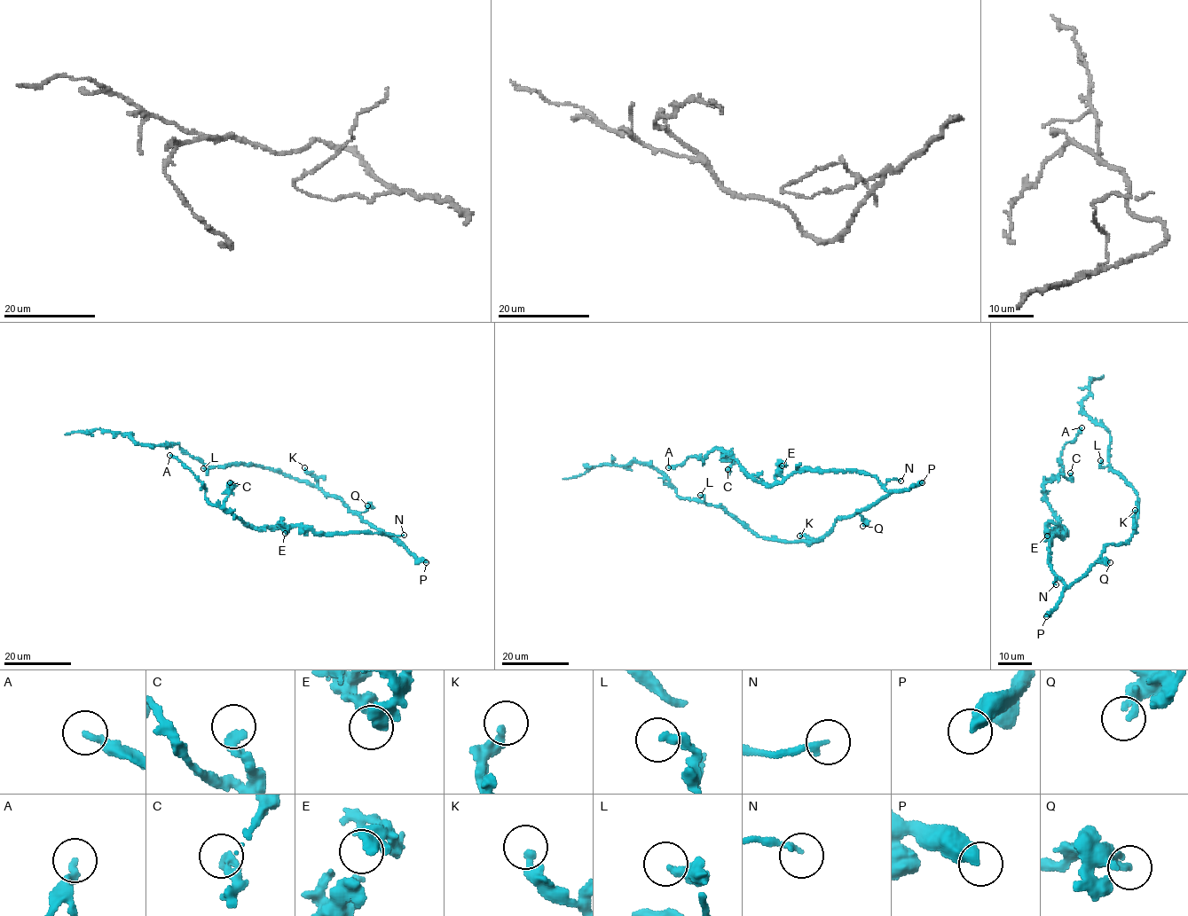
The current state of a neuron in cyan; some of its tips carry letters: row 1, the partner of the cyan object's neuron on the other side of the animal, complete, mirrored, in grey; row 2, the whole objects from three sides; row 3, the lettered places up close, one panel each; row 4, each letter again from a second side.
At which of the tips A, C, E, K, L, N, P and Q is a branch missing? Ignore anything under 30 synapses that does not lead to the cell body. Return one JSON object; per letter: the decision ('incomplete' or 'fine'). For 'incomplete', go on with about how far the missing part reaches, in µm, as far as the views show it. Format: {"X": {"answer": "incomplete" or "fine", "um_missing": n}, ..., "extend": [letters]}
{"A": {"answer": "fine"}, "C": {"answer": "fine"}, "E": {"answer": "fine"}, "K": {"answer": "fine"}, "L": {"answer": "fine"}, "N": {"answer": "fine"}, "P": {"answer": "fine"}, "Q": {"answer": "fine"}, "extend": []}

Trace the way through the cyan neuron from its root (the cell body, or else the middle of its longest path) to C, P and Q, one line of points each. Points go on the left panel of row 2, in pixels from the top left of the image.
C: (349, 509), (392, 538), (314, 534), (296, 526), (255, 528), (226, 509), (230, 482)
P: (349, 509), (405, 544), (416, 558), (426, 562)
Q: (349, 509), (352, 512), (363, 512), (367, 505)

